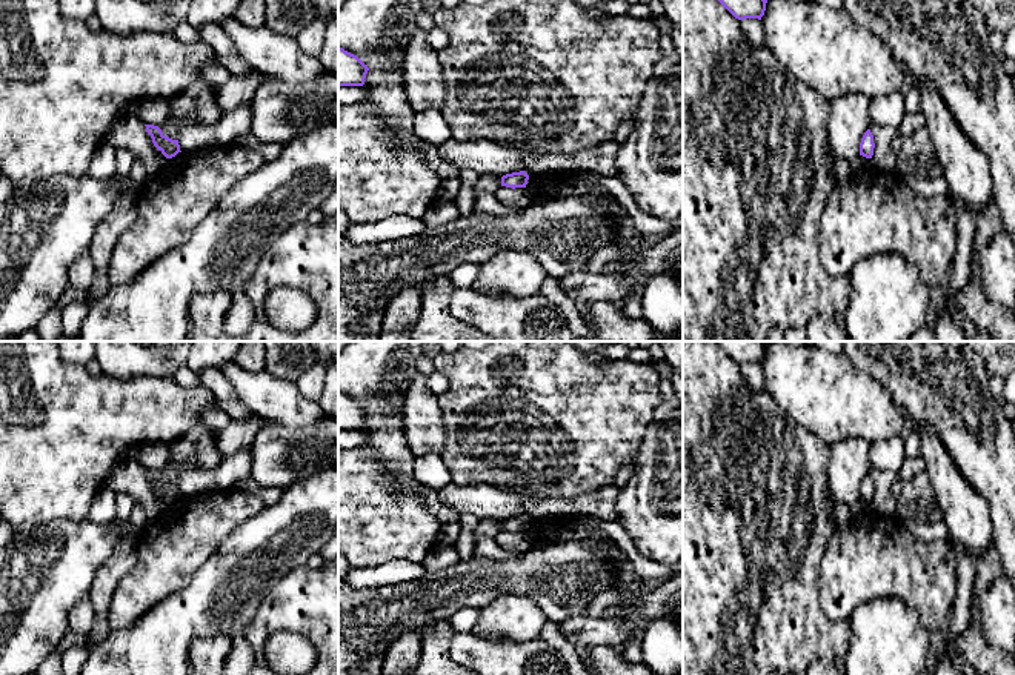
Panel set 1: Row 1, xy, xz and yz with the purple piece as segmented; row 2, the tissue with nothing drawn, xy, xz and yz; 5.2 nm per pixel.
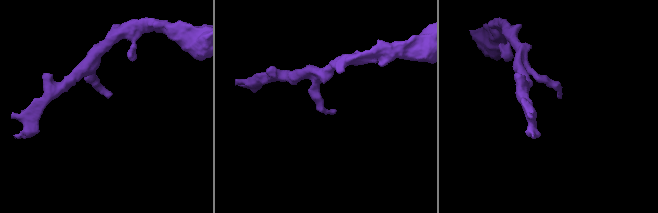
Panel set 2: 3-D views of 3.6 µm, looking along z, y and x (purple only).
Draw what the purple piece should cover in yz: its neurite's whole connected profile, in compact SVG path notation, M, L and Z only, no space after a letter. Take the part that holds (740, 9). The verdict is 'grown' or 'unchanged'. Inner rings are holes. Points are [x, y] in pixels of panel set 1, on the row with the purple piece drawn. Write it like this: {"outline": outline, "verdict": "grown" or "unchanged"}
{"outline": "M718 0L735 18L758 18L764 15L767 0Z", "verdict": "unchanged"}

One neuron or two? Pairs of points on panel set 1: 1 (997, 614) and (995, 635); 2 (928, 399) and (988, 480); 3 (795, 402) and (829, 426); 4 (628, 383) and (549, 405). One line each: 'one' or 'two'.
1: one
2: one
3: one
4: one

